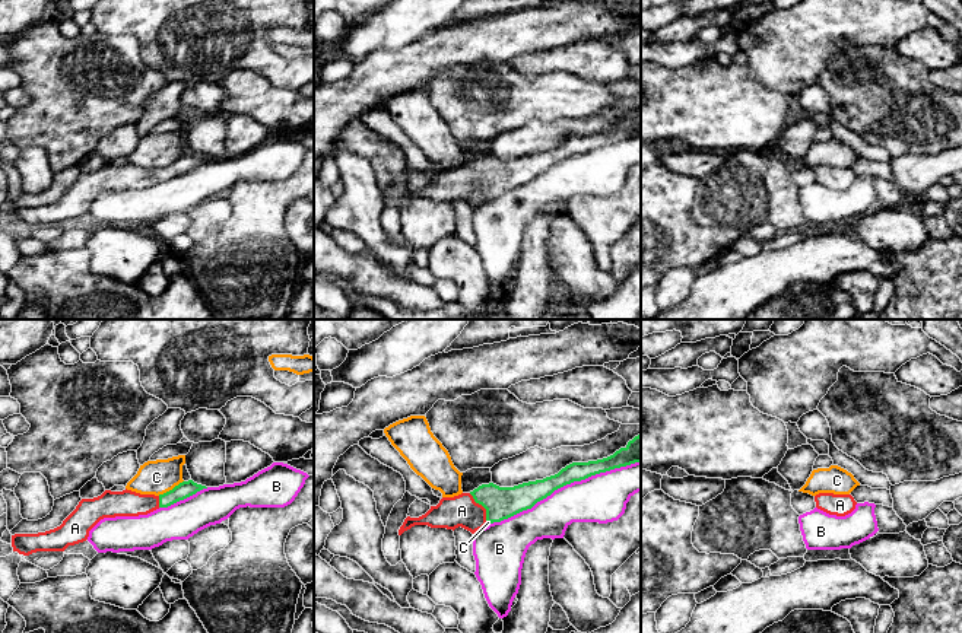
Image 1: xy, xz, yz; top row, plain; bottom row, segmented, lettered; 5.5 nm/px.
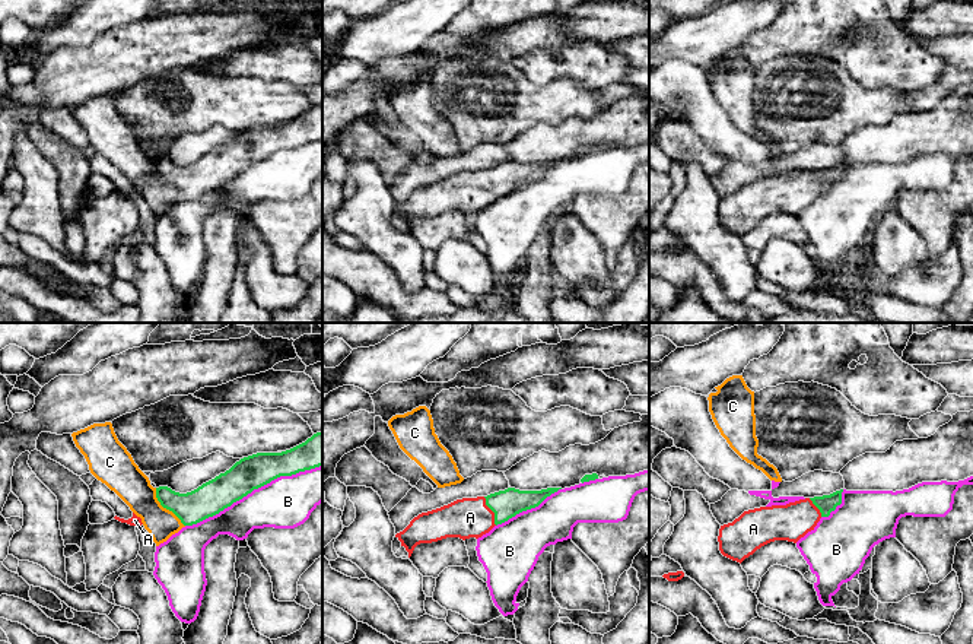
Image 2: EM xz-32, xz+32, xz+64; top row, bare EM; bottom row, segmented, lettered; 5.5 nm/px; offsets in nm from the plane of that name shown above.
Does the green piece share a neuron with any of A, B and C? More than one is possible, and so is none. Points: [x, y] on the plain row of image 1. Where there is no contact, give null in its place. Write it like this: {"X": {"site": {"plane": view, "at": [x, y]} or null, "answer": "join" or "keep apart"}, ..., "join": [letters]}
{"A": {"site": {"plane": "xz", "at": [482, 178]}, "answer": "join"}, "B": {"site": {"plane": "xz", "at": [565, 158]}, "answer": "keep apart"}, "C": {"site": {"plane": "xy", "at": [170, 164]}, "answer": "keep apart"}, "join": ["A"]}

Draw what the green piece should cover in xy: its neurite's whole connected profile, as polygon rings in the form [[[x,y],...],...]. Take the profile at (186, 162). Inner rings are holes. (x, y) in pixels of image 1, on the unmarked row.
[[[193,153],[182,155],[172,163],[155,169],[131,163],[105,163],[93,172],[82,172],[76,182],[54,203],[38,207],[12,209],[13,225],[29,229],[36,225],[64,225],[69,219],[83,216],[89,204],[104,191],[147,188],[159,181],[168,181],[197,165],[207,162]]]

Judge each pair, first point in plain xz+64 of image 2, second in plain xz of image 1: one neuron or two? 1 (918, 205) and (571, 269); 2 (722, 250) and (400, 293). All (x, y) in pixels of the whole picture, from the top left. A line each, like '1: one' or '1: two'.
1: two
2: two

